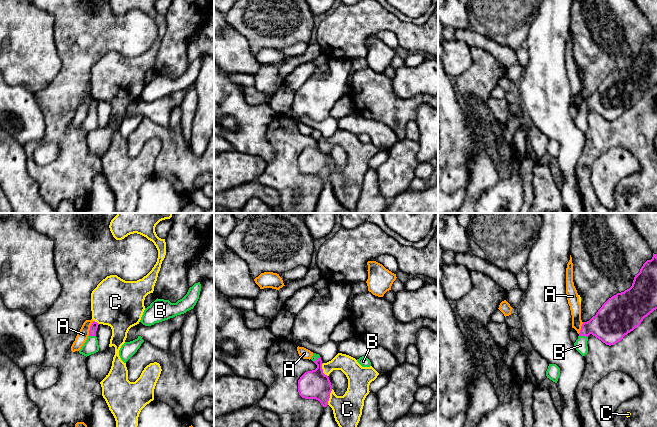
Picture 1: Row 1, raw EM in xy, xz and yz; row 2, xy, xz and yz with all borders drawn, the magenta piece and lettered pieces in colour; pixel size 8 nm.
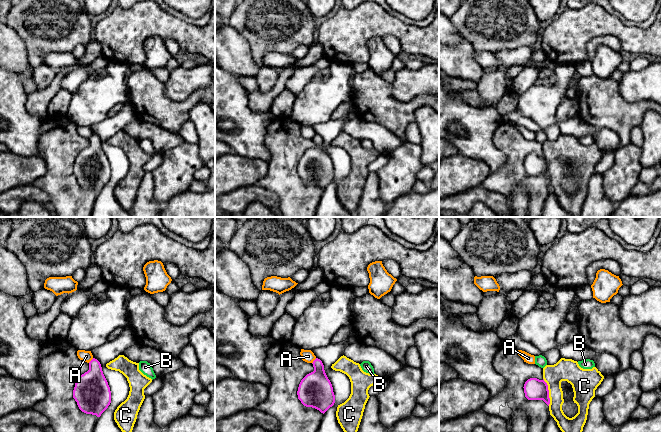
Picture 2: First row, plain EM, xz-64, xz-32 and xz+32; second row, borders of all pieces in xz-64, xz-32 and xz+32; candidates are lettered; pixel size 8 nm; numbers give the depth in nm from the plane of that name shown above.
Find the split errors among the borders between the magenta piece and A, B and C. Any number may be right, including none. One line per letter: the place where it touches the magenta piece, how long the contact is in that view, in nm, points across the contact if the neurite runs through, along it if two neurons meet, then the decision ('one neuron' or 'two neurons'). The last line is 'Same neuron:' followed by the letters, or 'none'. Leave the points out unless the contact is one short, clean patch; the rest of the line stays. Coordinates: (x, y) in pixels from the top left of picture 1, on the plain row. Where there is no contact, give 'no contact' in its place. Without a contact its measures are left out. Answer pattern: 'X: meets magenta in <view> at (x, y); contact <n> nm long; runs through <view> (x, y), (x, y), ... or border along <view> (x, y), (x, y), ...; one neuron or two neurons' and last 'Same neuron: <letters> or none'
A: meets magenta in xy at (90, 104); contact 130 nm long; border along xy (93, 97), (88, 111); two neurons
B: meets magenta in yz at (583, 111); contact 80 nm long; runs through yz (611, 99), (592, 102), (583, 111), (580, 121); one neuron
C: meets magenta in xz at (329, 173); contact 130 nm long; two neurons
Same neuron: B

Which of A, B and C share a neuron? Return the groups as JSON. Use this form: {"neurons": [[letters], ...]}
{"neurons": [["A"], ["B"], ["C"]]}

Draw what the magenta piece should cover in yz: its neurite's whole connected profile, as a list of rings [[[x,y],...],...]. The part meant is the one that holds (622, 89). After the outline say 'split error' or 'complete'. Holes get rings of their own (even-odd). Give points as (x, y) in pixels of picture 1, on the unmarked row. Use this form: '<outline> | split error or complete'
[[[653,29],[651,36],[647,36],[635,51],[632,62],[624,68],[609,74],[589,97],[583,98],[578,115],[574,119],[575,125],[585,132],[588,129],[588,112],[592,110],[606,121],[614,121],[625,111],[637,104],[643,95],[657,85],[657,30]]] | split error

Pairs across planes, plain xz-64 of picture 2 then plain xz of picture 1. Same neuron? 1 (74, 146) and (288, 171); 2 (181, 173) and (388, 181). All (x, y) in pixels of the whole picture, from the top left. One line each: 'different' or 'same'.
1: same
2: same

